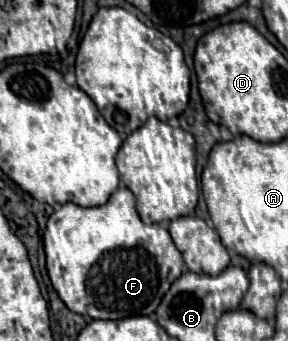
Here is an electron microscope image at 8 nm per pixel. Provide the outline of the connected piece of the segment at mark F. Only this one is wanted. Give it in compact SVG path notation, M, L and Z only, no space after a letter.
M129 188L115 190L107 204L95 208L81 208L73 202L63 204L47 220L43 246L45 254L49 252L47 272L59 298L71 312L99 320L121 320L129 316L153 314L167 288L181 276L183 270L183 256L175 248L167 228L161 224L141 222L135 210L135 196Z

